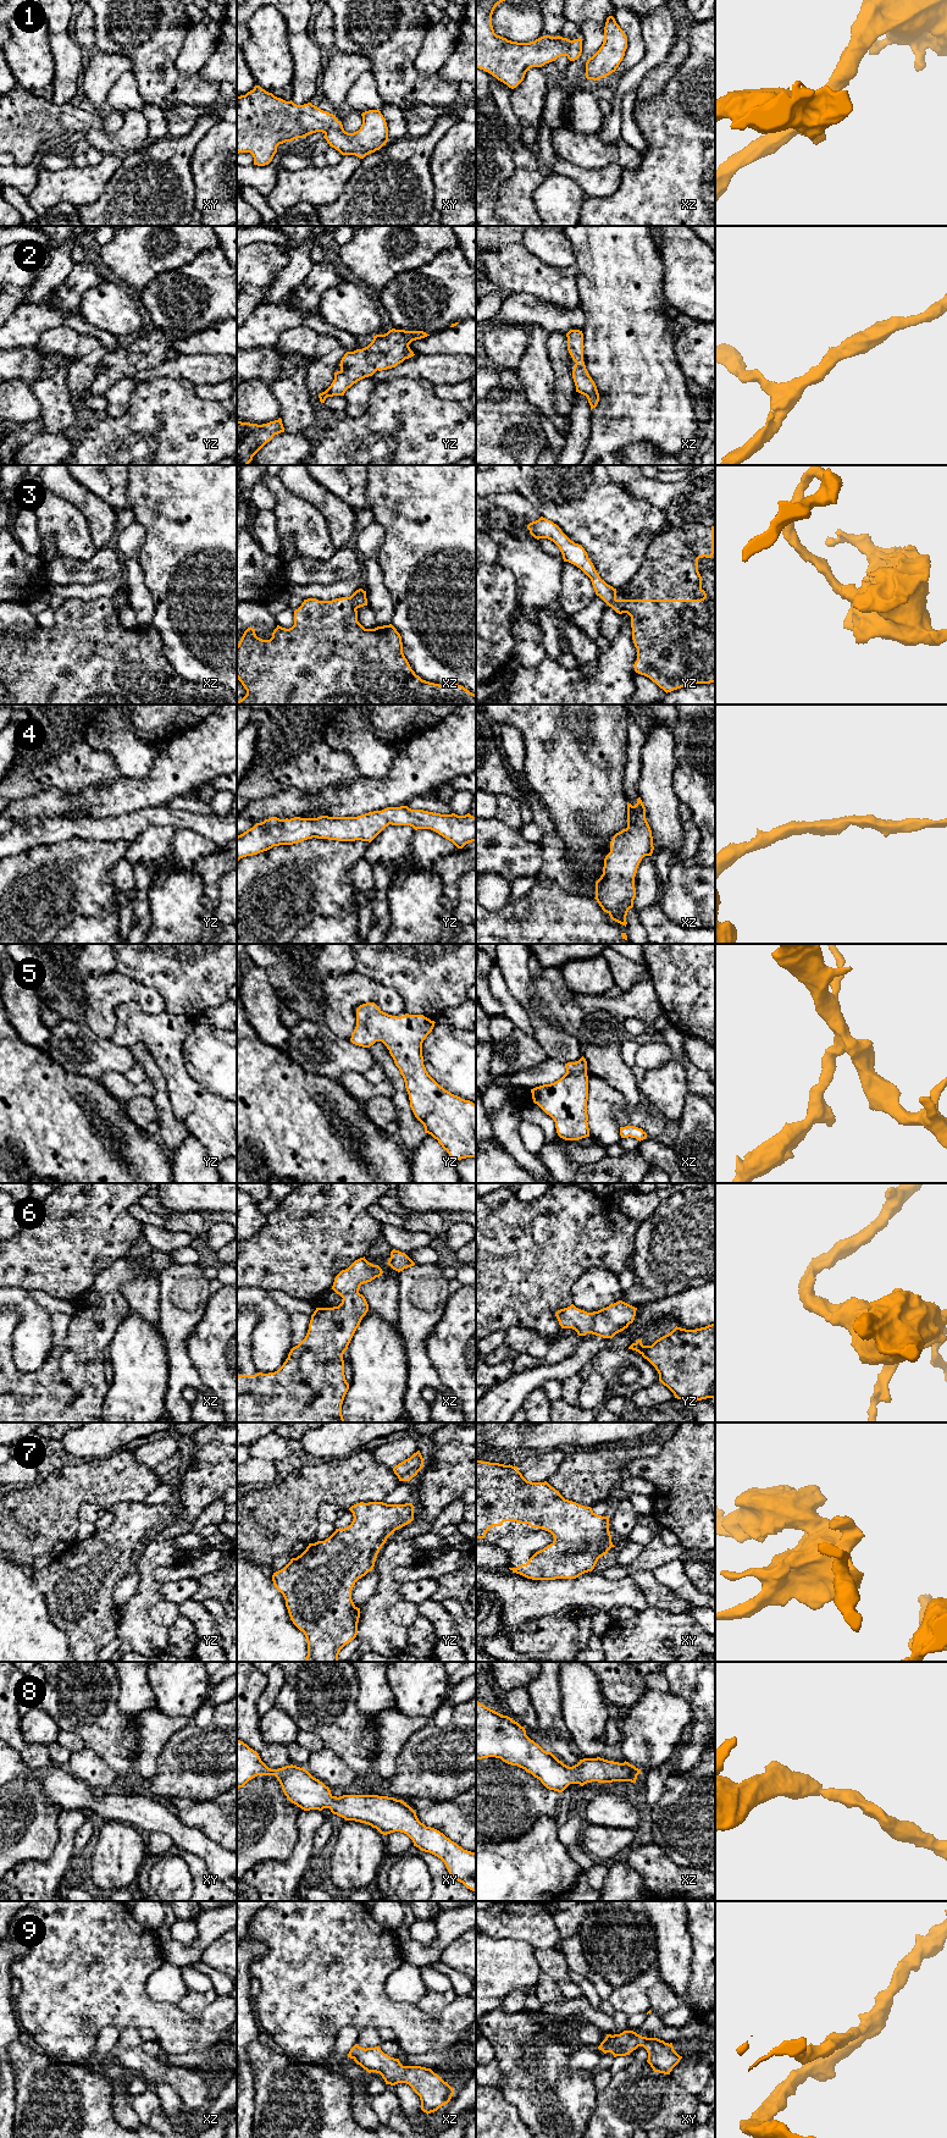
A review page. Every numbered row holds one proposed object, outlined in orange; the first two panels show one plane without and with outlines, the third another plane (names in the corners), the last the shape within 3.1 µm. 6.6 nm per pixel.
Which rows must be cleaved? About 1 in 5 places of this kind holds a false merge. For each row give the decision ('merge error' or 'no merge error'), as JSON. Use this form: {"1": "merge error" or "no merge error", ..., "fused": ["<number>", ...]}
{"1": "no merge error", "2": "no merge error", "3": "merge error", "4": "no merge error", "5": "no merge error", "6": "no merge error", "7": "no merge error", "8": "no merge error", "9": "no merge error", "fused": ["3"]}

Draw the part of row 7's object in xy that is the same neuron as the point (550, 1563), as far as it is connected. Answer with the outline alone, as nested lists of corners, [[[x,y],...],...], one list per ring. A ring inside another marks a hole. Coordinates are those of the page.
[[[476,1459],[476,1538],[484,1538],[493,1526],[502,1526],[504,1521],[528,1524],[531,1527],[550,1532],[554,1537],[550,1545],[536,1552],[526,1564],[509,1568],[514,1573],[532,1580],[576,1579],[585,1573],[592,1571],[598,1559],[607,1554],[611,1547],[615,1547],[611,1542],[608,1517],[597,1515],[591,1507],[565,1499],[547,1481],[527,1481],[517,1466]]]

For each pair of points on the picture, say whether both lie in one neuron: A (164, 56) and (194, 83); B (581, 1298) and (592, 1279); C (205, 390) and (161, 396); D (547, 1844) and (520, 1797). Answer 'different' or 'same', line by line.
A: same
B: same
C: different
D: different

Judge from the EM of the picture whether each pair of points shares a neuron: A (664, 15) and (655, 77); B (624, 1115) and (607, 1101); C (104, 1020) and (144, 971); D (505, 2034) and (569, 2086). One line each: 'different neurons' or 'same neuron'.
A: different neurons
B: different neurons
C: different neurons
D: same neuron

